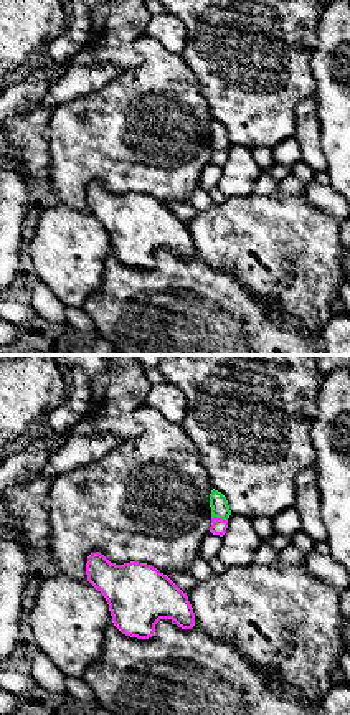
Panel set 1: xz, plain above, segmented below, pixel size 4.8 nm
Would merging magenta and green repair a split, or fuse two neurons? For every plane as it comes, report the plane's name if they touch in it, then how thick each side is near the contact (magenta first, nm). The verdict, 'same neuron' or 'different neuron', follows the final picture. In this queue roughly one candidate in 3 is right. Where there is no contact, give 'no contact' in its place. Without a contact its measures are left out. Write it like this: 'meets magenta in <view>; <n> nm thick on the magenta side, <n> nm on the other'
meets magenta in xz; 80 nm thick on the magenta side, 90 nm on the other

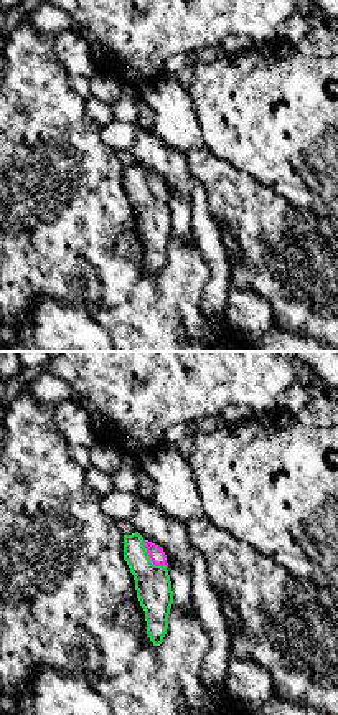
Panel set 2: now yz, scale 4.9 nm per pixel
meets magenta in yz; 80 nm thick on the magenta side, 180 nm on the other

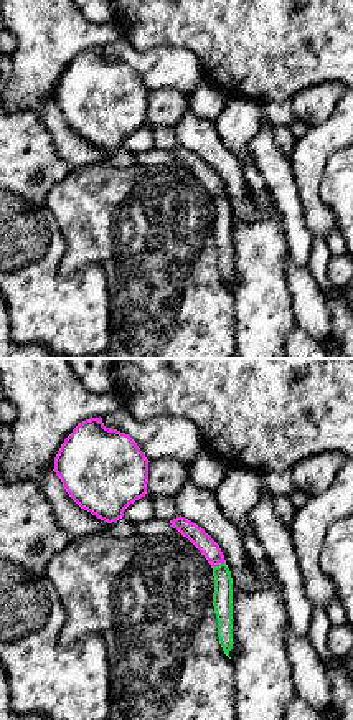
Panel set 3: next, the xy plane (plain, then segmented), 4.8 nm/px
meets magenta in xy; 90 nm thick on the magenta side, 100 nm on the other

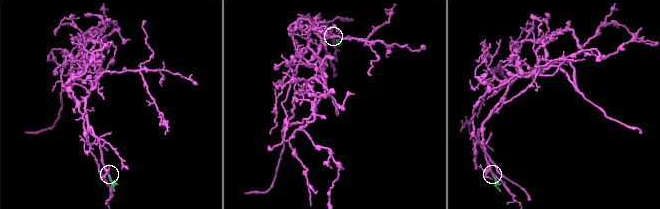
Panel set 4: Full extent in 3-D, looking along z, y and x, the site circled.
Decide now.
same neuron

